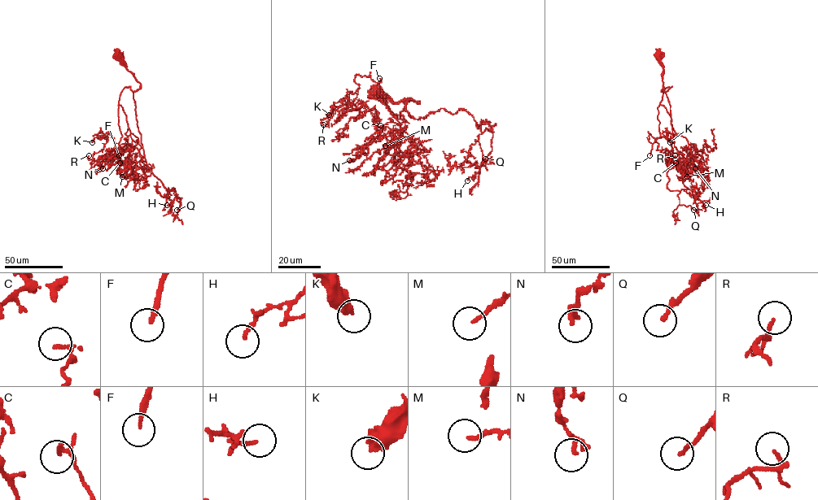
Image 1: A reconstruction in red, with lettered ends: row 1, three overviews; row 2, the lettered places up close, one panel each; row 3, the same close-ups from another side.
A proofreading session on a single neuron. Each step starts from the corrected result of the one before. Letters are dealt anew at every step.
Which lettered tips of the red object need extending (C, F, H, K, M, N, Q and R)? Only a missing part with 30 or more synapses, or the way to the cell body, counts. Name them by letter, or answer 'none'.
F, K, M, Q

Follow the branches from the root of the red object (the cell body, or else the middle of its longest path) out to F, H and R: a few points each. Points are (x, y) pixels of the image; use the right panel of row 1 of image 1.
F: (658, 56), (663, 69), (661, 91), (672, 86), (665, 89), (657, 107), (660, 136), (652, 145), (649, 155)
H: (658, 56), (663, 69), (661, 91), (670, 105), (672, 132), (667, 188), (693, 190), (706, 205)
R: (658, 56), (661, 91), (672, 86), (657, 107), (660, 136), (649, 141), (648, 132), (658, 150), (675, 155)

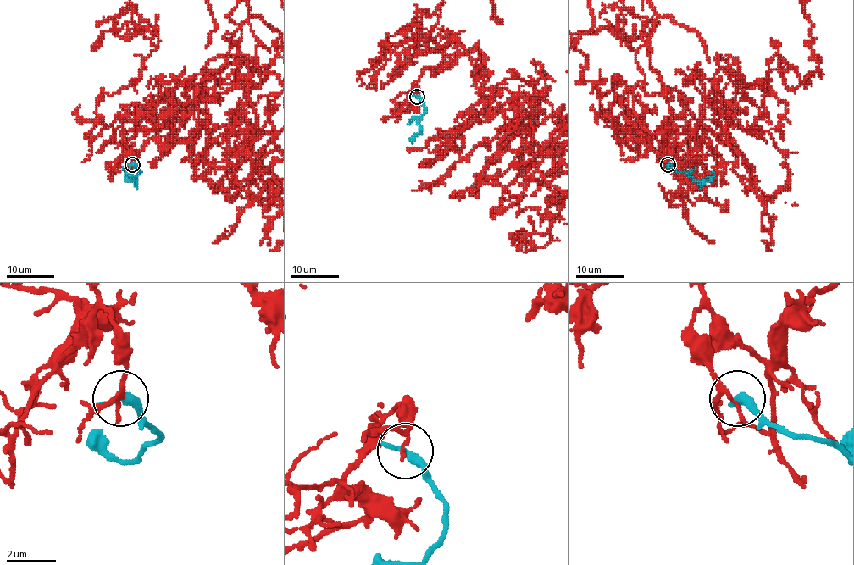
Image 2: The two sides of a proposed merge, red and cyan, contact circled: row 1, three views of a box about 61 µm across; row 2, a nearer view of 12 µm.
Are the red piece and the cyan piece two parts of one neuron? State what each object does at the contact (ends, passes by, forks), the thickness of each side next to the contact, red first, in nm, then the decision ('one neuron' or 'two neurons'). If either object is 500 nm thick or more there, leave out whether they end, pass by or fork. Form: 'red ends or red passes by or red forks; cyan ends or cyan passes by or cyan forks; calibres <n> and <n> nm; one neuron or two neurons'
red passes by; cyan ends; calibres 130 and 400 nm; two neurons

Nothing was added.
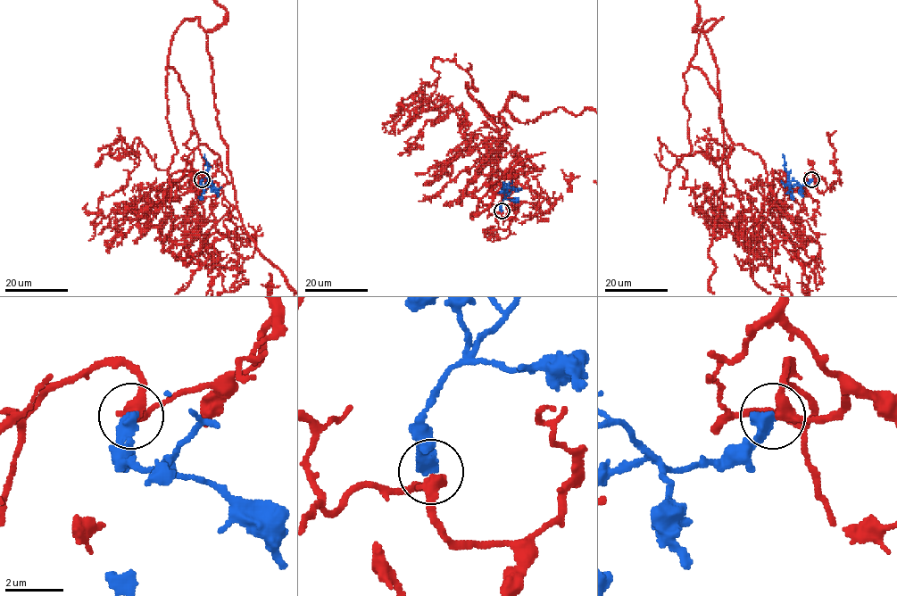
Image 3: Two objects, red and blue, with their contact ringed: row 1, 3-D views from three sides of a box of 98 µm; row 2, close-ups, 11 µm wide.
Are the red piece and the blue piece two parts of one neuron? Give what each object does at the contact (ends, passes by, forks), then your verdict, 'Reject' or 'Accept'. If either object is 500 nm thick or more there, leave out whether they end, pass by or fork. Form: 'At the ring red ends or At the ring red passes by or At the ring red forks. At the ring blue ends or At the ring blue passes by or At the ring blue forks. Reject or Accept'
At the ring red passes by. At the ring blue ends. Accept

